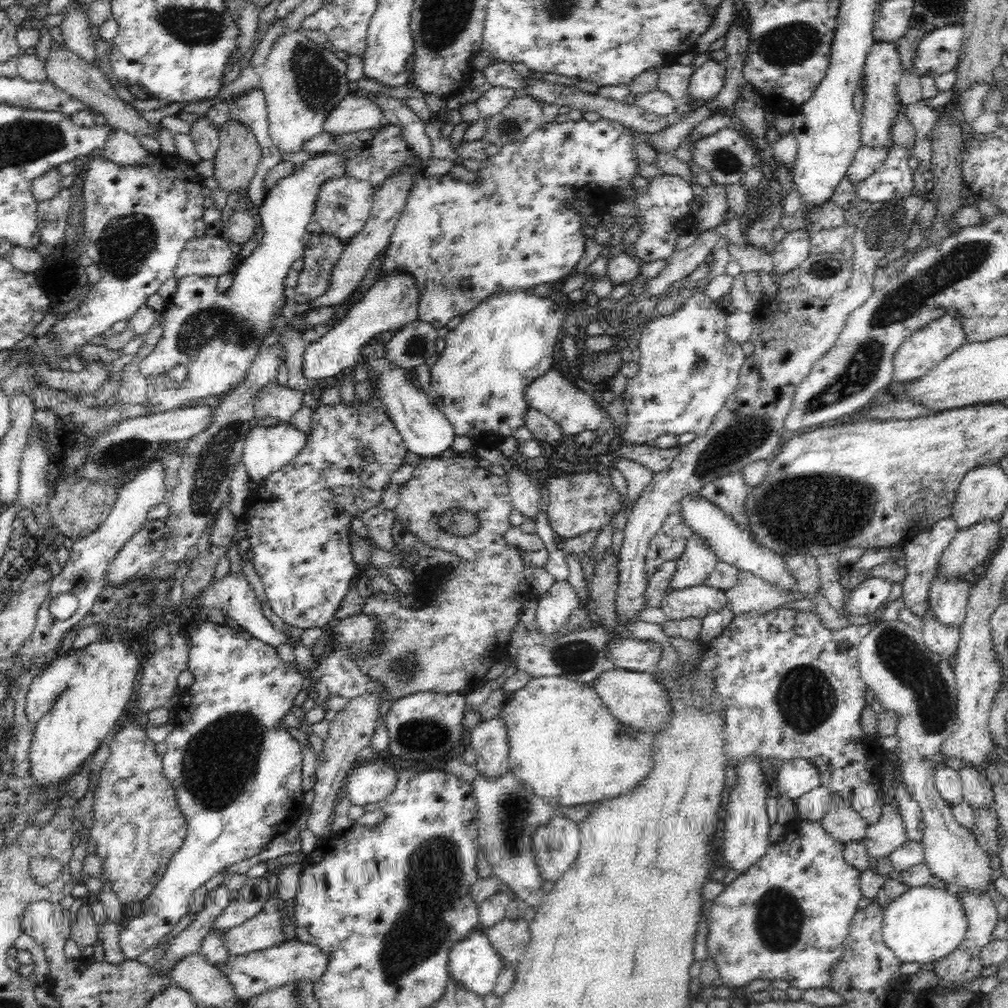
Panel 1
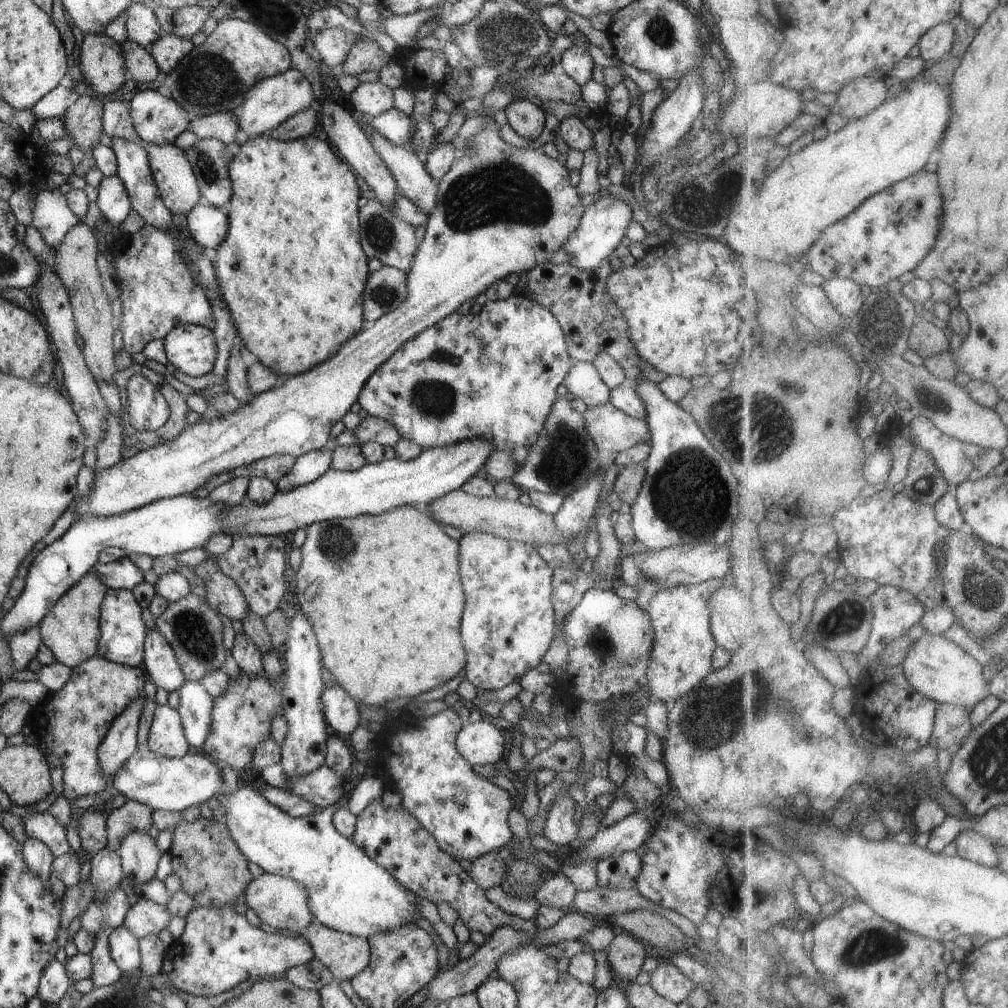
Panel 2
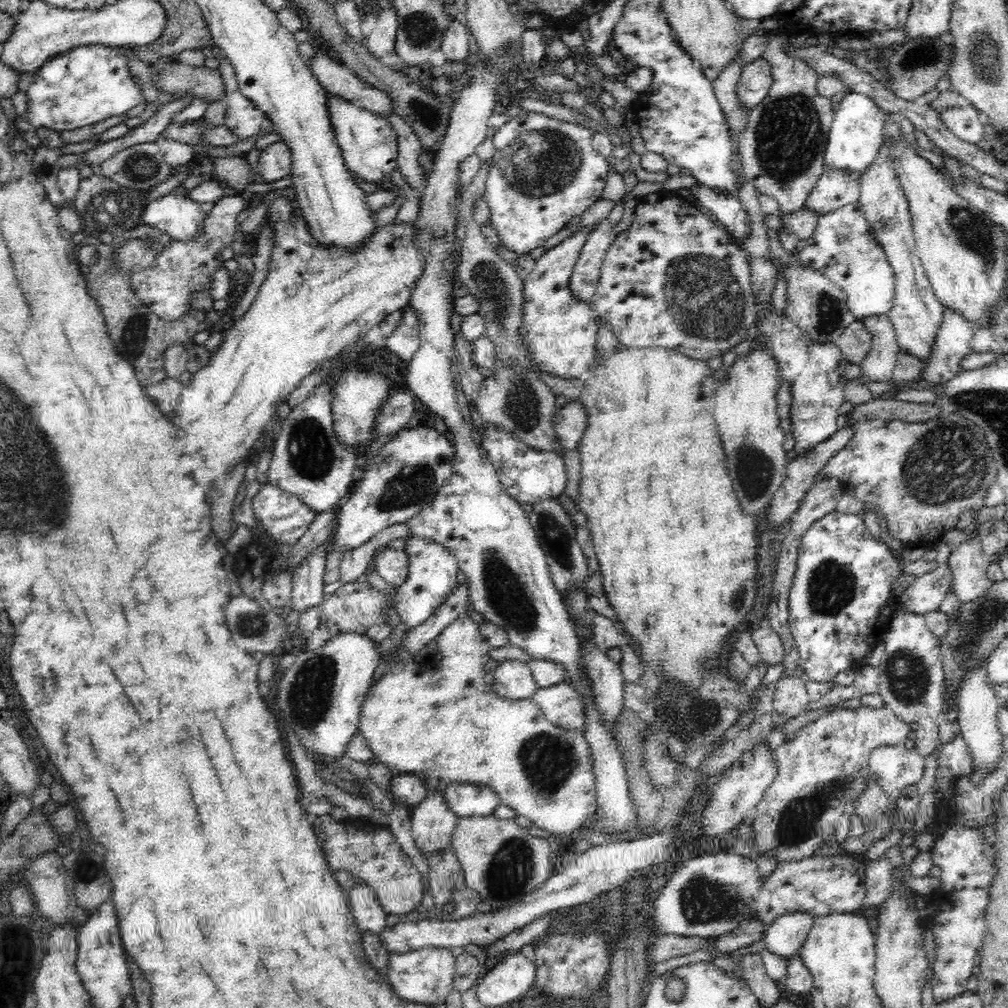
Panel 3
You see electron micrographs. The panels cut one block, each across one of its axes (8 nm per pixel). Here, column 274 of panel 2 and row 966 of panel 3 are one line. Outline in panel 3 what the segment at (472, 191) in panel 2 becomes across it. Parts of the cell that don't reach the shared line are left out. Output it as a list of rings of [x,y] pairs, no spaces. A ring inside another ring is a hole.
[[[426,947],[410,952],[389,953],[385,976],[394,992],[404,1001],[435,1006],[452,992],[456,953],[449,948]]]

